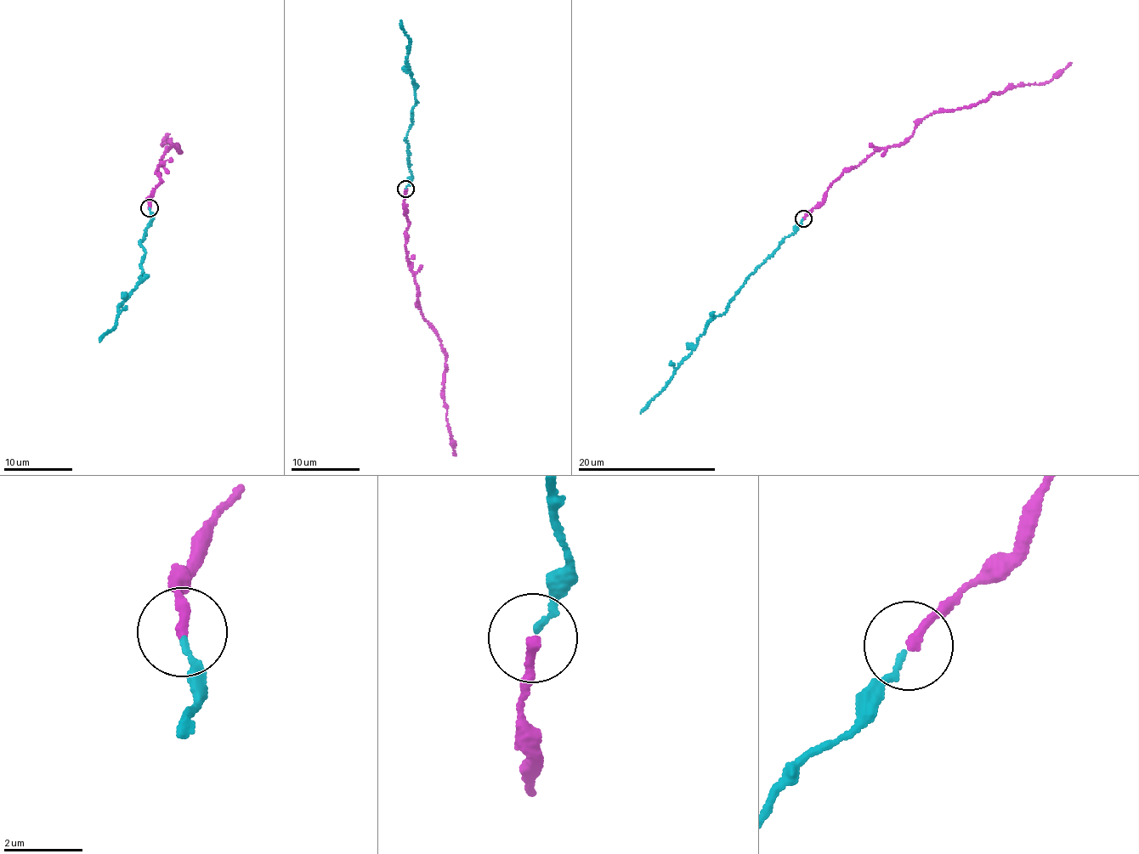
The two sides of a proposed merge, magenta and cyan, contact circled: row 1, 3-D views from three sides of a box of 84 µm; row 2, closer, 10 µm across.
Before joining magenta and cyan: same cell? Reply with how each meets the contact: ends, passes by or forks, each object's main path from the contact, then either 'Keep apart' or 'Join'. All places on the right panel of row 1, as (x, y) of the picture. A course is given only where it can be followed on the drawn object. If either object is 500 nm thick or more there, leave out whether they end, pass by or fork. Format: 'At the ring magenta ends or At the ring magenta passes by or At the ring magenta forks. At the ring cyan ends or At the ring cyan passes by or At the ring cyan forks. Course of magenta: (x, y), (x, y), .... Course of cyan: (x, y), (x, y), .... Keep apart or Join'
At the ring magenta ends. At the ring cyan ends. Course of magenta: (802, 219), (841, 174), (876, 151), (901, 143), (933, 112), (960, 110), (1017, 86), (1045, 83), (1071, 63). Course of cyan: (802, 219), (731, 299), (726, 311), (709, 325), (690, 356), (641, 413). Join

